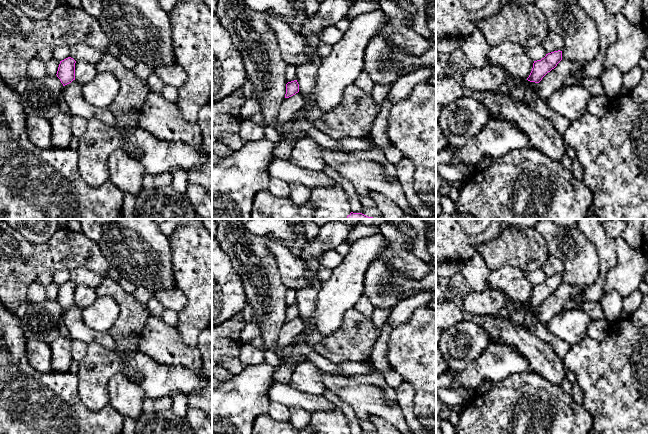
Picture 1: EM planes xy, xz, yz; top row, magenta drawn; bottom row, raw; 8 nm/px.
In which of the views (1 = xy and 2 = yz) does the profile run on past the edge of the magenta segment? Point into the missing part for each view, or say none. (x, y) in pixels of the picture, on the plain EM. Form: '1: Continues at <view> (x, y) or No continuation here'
1: No continuation here
2: No continuation here

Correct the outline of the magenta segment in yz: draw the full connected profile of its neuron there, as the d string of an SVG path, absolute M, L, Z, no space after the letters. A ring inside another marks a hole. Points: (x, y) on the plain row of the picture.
M554 275L546 278L541 284L534 285L532 295L527 302L530 306L539 307L542 302L554 293L562 284L562 275Z

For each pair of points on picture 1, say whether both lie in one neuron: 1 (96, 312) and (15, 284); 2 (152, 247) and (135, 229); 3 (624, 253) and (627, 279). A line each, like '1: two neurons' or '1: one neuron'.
1: two neurons
2: one neuron
3: one neuron

